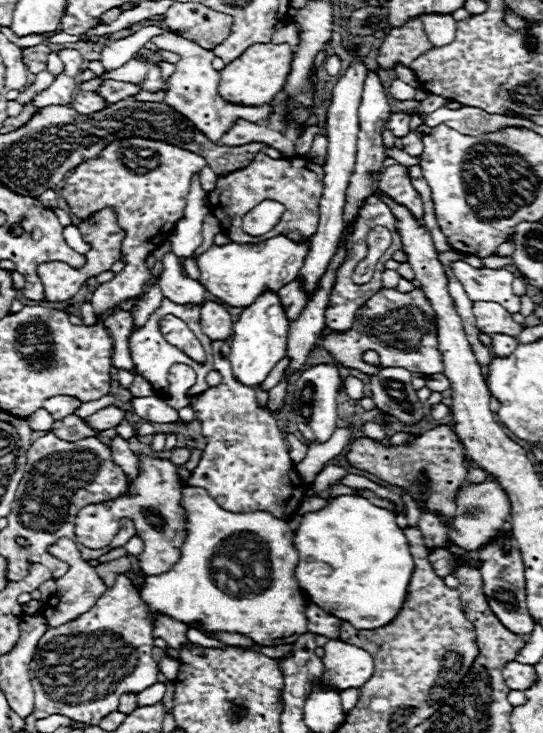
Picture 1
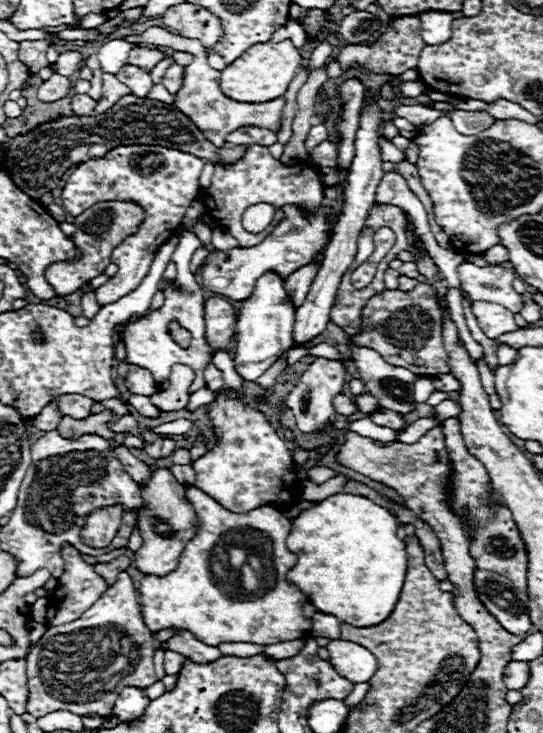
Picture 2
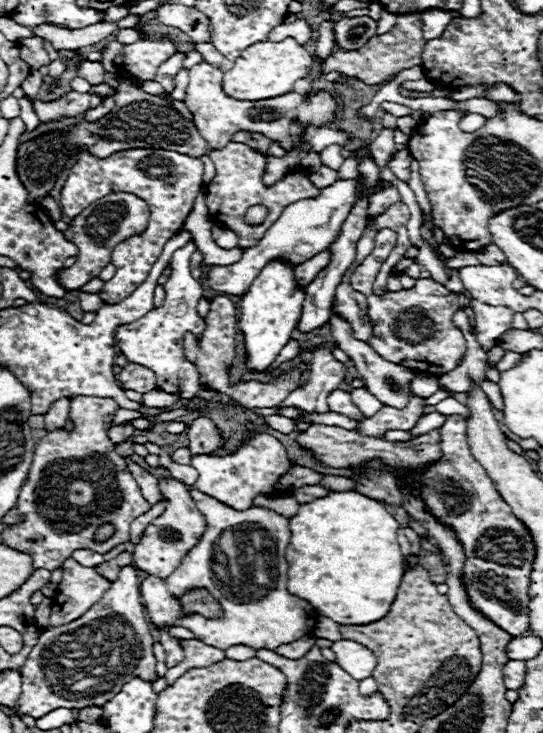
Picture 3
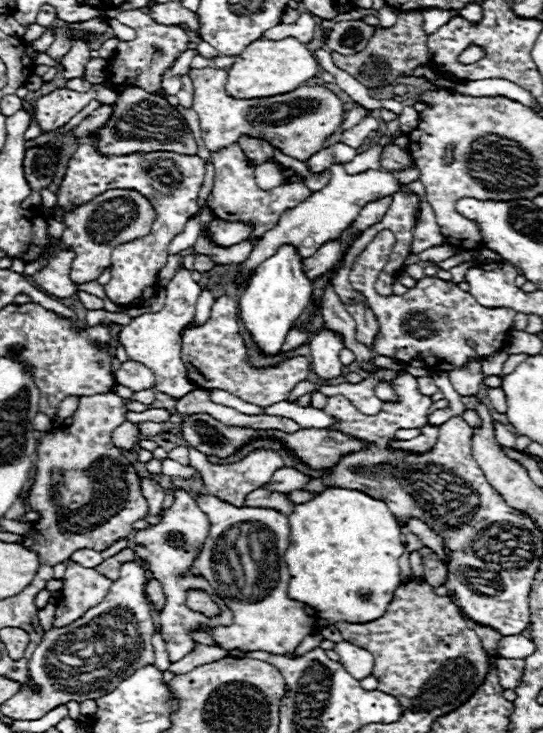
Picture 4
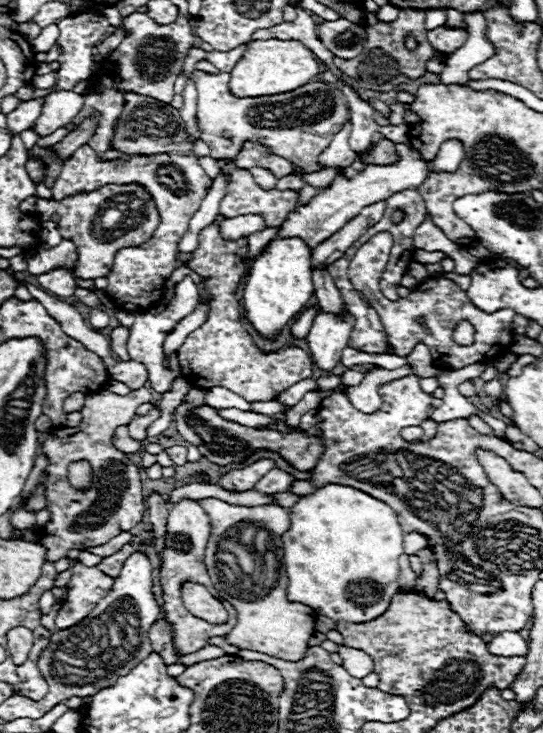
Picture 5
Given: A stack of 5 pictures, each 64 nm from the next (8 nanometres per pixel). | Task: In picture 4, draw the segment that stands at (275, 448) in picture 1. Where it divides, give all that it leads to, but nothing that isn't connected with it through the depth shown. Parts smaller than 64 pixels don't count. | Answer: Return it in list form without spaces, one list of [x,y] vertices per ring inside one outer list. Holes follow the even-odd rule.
[[[190,448],[190,466],[196,468],[200,474],[202,474],[202,482],[204,482],[204,492],[206,494],[212,494],[228,504],[234,504],[234,506],[244,506],[244,500],[250,492],[262,488],[264,484],[270,482],[272,474],[280,468],[284,468],[284,460],[282,456],[272,450],[272,448],[256,448],[252,450],[248,456],[240,458],[238,462],[232,462],[232,464],[212,464],[208,462],[208,456],[202,456],[200,452],[192,450]]]

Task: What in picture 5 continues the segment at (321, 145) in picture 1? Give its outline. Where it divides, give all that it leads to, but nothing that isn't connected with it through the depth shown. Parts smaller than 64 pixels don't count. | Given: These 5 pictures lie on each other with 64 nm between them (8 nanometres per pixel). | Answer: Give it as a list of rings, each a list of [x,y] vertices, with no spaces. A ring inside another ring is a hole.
[[[396,144],[400,160],[390,166],[374,166],[370,164],[364,172],[360,172],[354,178],[344,176],[342,172],[334,176],[332,184],[324,190],[320,190],[306,206],[300,206],[288,214],[288,218],[282,222],[276,238],[302,238],[310,248],[316,248],[320,242],[336,234],[350,218],[360,214],[360,210],[372,202],[380,202],[390,198],[392,194],[408,188],[418,188],[426,176],[428,166],[420,160],[420,154],[410,144]]]

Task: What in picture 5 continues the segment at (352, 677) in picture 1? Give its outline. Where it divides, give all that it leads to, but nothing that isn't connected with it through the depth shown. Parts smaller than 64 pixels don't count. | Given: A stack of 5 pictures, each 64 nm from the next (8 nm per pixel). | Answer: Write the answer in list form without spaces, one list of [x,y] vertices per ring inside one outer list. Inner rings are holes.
[[[338,646],[338,654],[342,656],[344,668],[356,678],[364,678],[366,674],[370,674],[374,670],[372,658],[364,650],[350,648],[350,646]]]

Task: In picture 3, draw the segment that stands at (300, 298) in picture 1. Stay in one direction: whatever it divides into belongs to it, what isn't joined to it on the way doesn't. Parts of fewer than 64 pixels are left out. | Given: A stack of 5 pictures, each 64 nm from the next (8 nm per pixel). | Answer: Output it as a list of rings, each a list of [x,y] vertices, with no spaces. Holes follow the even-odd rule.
[[[324,250],[324,252],[316,254],[314,258],[310,258],[308,262],[296,266],[296,280],[298,280],[298,284],[306,288],[306,286],[318,276],[318,272],[320,272],[328,262],[330,262],[330,252]]]

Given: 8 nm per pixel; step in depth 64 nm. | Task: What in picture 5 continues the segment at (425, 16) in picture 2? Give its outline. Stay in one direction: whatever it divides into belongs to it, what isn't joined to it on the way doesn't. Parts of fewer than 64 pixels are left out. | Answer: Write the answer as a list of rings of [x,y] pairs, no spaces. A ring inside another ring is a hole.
[[[426,10],[426,30],[440,28],[446,24],[446,12],[444,10]]]

